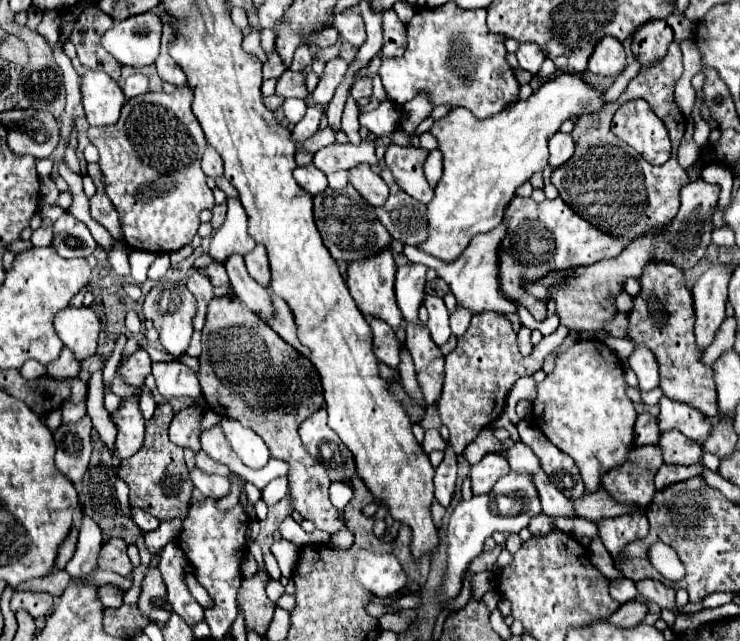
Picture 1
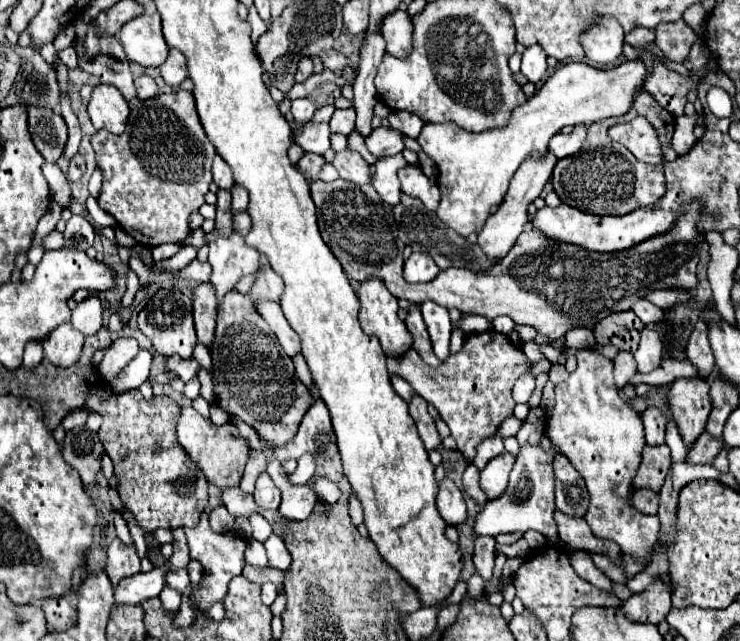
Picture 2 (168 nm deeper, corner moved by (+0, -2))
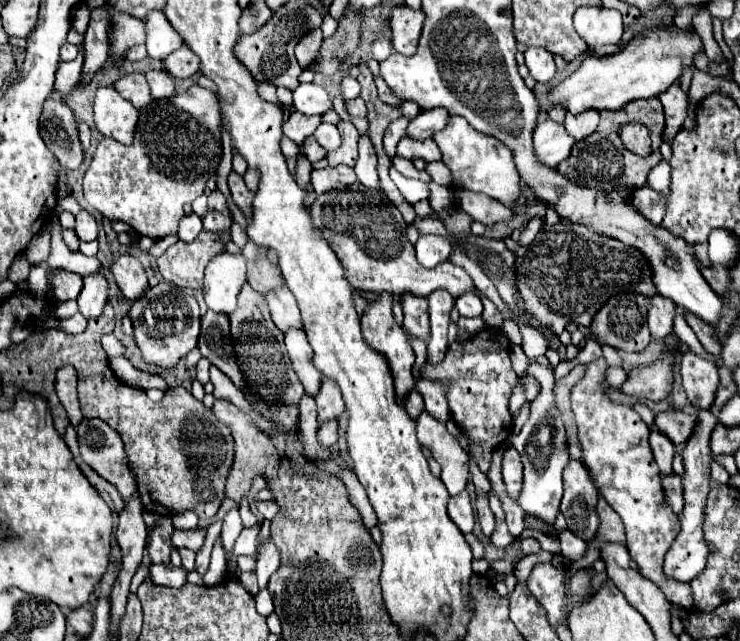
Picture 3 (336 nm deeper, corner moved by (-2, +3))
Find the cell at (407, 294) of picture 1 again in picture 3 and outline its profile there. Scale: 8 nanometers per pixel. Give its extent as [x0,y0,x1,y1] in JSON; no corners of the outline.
[416,234,450,268]

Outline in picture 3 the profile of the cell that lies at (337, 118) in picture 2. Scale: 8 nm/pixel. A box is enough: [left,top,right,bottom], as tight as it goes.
[348,96,366,118]

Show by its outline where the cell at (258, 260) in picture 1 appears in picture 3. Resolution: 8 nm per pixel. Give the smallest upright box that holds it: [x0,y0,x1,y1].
[266,286,304,332]

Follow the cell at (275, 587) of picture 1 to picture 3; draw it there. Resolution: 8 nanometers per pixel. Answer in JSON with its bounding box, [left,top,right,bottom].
[256,590,274,616]

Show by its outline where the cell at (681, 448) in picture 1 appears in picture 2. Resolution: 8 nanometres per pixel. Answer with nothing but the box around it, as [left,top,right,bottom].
[686,431,724,463]

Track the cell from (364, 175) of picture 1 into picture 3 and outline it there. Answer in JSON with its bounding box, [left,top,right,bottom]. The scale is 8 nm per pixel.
[326,120,360,168]

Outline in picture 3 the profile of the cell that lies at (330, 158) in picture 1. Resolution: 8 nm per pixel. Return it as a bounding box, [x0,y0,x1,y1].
[406,108,448,140]

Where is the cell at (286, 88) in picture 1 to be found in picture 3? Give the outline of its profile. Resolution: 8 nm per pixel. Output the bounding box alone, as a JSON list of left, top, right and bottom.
[296,30,322,68]

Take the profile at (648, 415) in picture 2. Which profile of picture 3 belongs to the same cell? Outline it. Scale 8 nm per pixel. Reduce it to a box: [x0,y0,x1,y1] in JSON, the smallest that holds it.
[654,410,696,444]

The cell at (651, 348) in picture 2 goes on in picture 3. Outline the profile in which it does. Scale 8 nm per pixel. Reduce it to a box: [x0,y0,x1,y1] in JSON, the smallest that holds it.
[648,294,676,338]

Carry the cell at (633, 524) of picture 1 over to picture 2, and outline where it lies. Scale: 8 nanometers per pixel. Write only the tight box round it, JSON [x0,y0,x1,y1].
[546,349,660,557]

